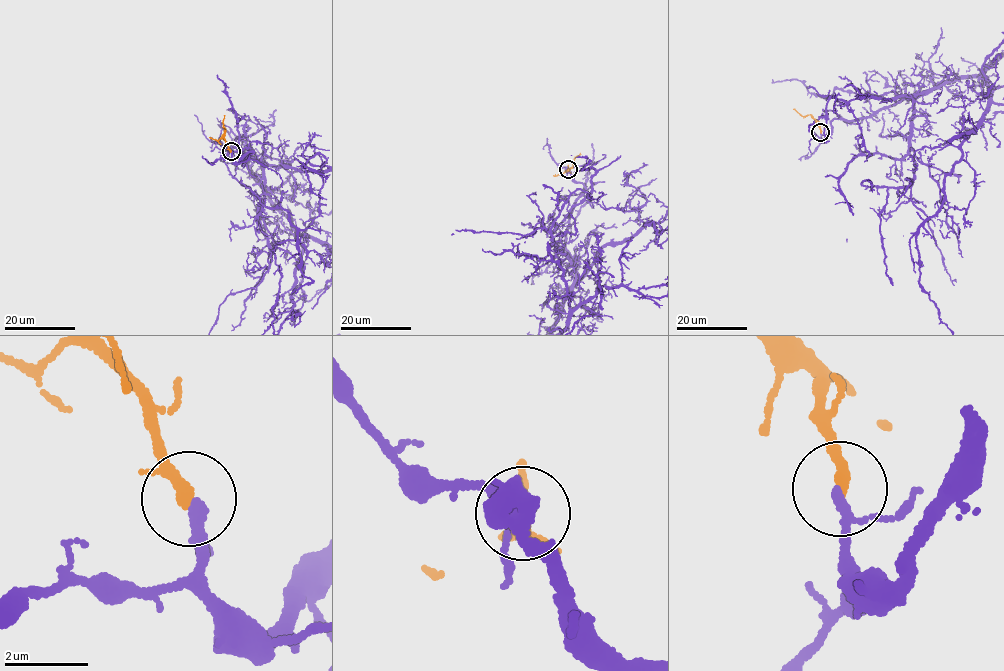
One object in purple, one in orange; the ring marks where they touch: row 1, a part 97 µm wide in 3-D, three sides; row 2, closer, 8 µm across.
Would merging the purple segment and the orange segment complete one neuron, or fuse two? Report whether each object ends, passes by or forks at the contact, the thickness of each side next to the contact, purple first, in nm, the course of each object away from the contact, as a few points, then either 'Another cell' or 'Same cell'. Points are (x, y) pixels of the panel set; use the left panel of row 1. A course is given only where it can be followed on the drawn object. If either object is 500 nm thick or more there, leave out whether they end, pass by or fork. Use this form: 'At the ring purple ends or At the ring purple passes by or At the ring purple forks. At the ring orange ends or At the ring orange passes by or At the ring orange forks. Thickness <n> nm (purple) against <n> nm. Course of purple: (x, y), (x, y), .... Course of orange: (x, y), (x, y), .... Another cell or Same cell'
At the ring purple passes by. At the ring orange passes by. Thickness 170 nm (purple) against 190 nm. Course of orange: (230, 151), (222, 135), (224, 115). Same cell

